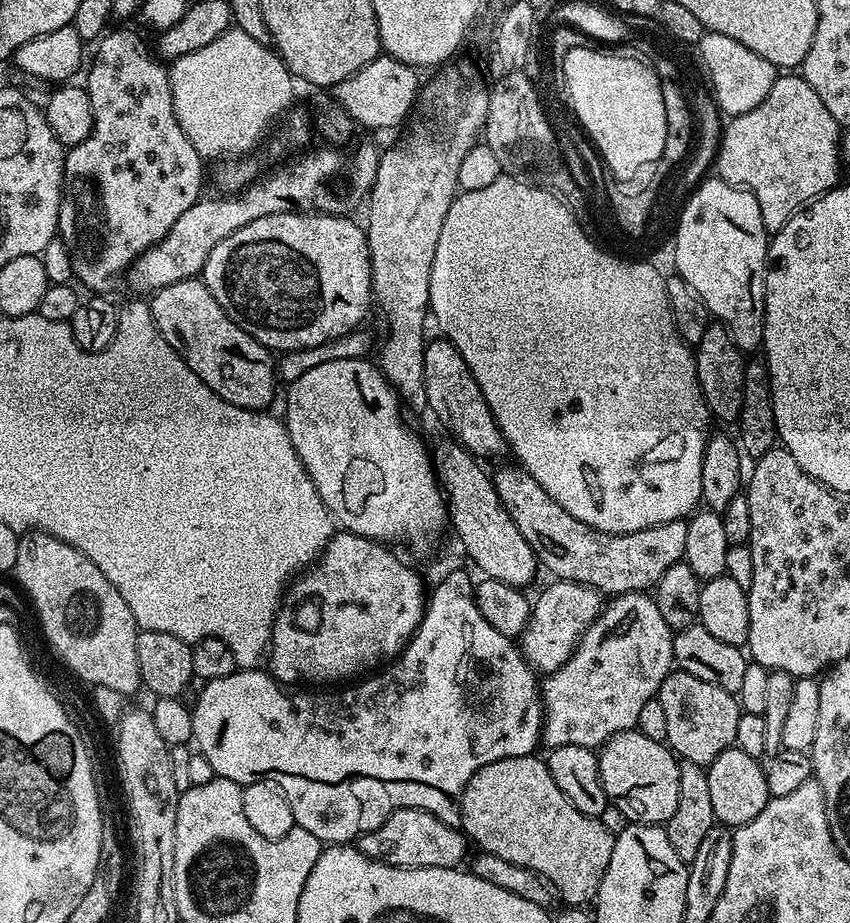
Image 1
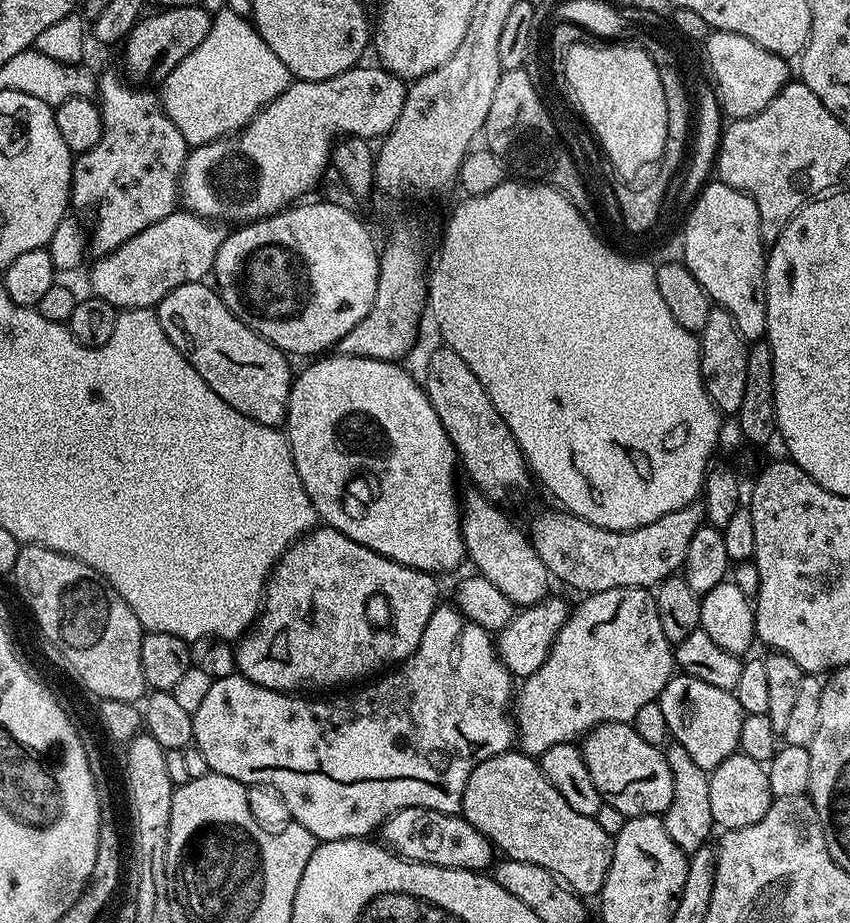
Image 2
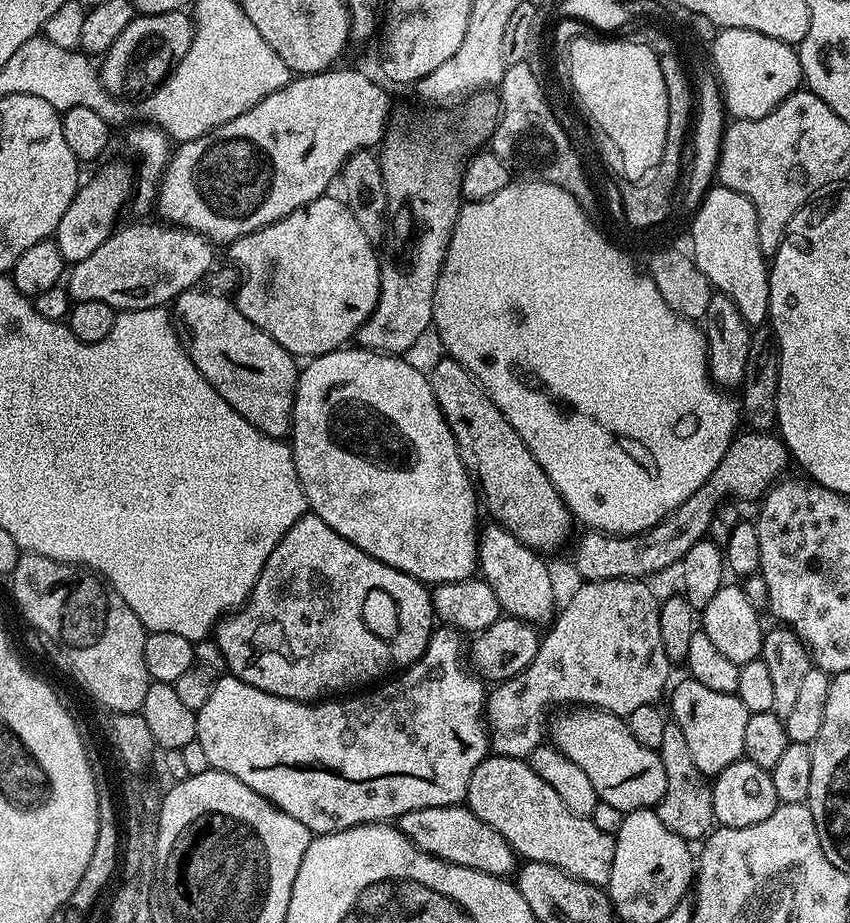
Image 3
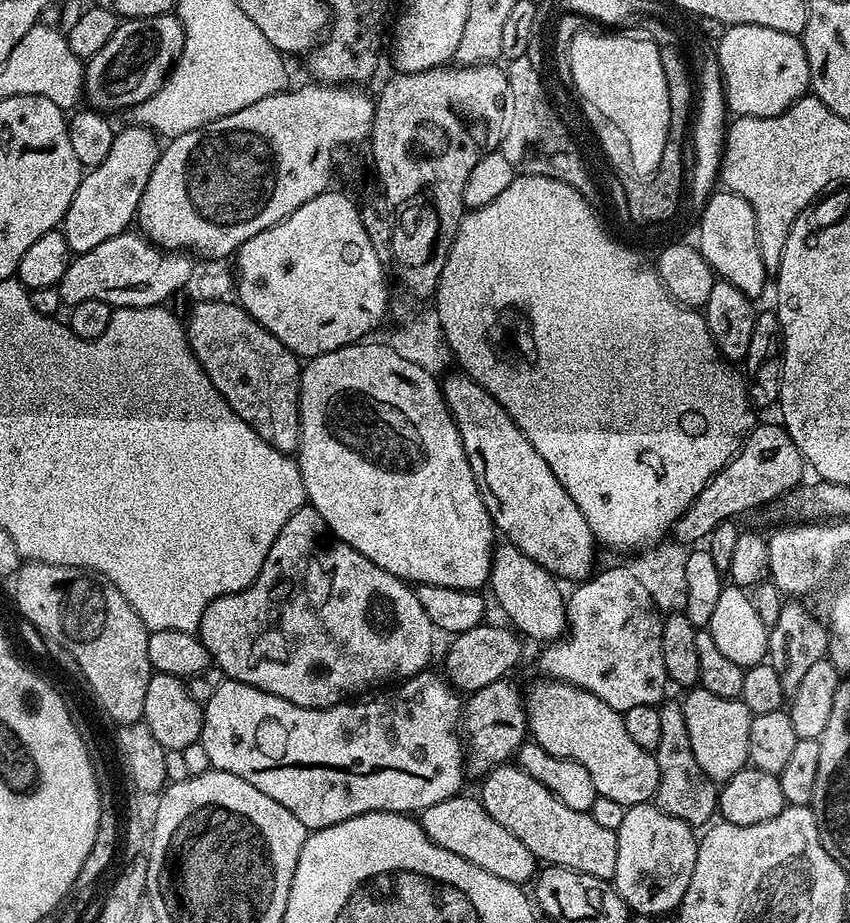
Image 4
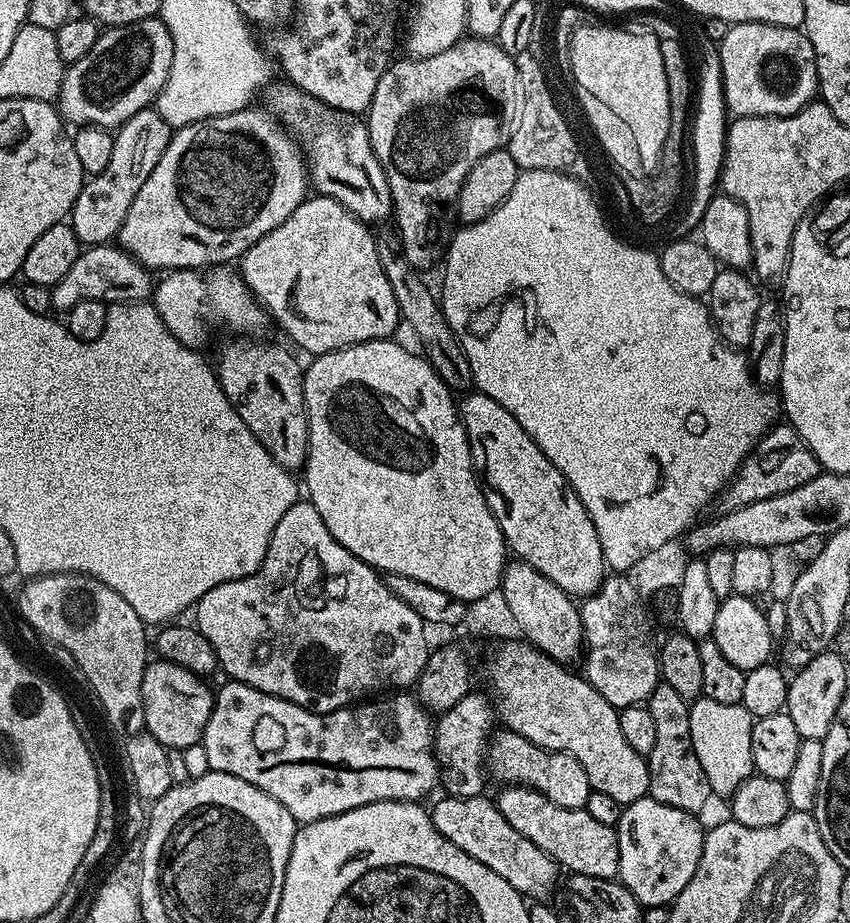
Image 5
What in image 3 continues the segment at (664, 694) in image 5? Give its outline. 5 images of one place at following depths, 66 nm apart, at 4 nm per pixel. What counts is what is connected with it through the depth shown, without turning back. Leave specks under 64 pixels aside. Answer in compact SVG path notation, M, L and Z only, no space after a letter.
M669 722L666 730L662 730L662 746L658 751L666 770L666 794L662 794L654 810L662 818L662 826L674 830L674 834L689 842L703 841L714 828L714 798L709 777L698 770L690 746L676 724Z

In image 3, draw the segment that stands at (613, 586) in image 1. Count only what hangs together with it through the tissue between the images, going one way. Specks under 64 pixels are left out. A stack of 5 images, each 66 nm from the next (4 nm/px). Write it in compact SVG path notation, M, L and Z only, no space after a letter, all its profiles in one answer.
M741 431L726 450L722 462L718 462L714 474L710 474L710 478L706 478L706 482L702 482L702 486L698 486L698 490L694 490L694 494L690 494L690 498L682 502L682 506L666 514L662 522L638 530L633 536L621 536L606 531L581 531L581 536L575 537L576 549L572 552L572 564L581 576L579 579L584 582L639 580L652 578L648 576L670 567L671 564L679 565L686 550L707 537L710 518L714 518L719 504L725 503L726 498L736 502L759 501L785 475L784 467L787 464L790 464L790 453L779 435L772 432Z

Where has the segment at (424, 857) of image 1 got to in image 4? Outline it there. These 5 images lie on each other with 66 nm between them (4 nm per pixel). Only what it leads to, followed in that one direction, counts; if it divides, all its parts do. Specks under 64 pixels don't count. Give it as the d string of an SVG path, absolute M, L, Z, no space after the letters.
M457 794L442 802L434 802L434 806L426 806L426 810L418 816L424 833L442 846L442 850L450 850L450 854L458 854L466 858L466 862L474 862L474 866L482 866L482 870L490 870L490 874L506 878L506 882L527 885L538 871L536 856L530 854L525 844L514 838L506 826L494 822L475 795L464 795Z

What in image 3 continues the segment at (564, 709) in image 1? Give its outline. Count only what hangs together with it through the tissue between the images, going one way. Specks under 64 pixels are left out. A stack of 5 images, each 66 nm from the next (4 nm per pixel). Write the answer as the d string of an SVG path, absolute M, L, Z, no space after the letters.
M643 579L639 580L589 580L587 582L581 583L579 586L580 589L577 590L576 593L573 594L572 597L569 598L568 601L563 601L562 607L557 611L554 619L551 621L550 627L547 629L549 632L546 631L541 635L540 638L540 645L538 646L538 654L534 654L534 662L530 662L530 666L526 666L526 670L522 670L522 674L518 674L514 678L510 678L509 680L501 680L499 683L495 685L496 688L487 693L486 696L486 724L487 727L490 729L490 748L493 753L497 756L505 756L506 758L518 758L519 760L531 757L532 751L535 750L536 747L539 746L539 744L545 743L546 740L546 725L549 723L550 715L548 716L548 711L551 710L552 707L555 706L555 704L564 704L560 706L583 706L586 708L601 708L604 712L612 712L616 716L622 716L627 718L630 714L630 710L634 710L638 706L646 706L647 704L656 704L657 701L659 701L659 696L663 694L664 687L665 692L666 689L669 687L668 684L668 668L670 668L670 662L666 658L666 650L662 650L662 634L658 630L658 614L660 613L660 600L658 599L658 596L655 596L654 593L652 593L652 588L650 585L651 583L645 582Z

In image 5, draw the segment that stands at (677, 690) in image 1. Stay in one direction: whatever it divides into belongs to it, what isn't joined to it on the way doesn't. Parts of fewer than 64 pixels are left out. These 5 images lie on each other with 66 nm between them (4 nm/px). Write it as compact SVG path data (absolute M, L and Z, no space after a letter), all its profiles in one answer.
M701 695L699 700L691 701L690 714L690 742L694 742L694 754L698 754L698 763L706 774L706 782L710 782L713 797L730 798L746 782L746 778L753 775L752 755L750 754L750 734L754 717L745 710L743 704L727 704L714 702Z

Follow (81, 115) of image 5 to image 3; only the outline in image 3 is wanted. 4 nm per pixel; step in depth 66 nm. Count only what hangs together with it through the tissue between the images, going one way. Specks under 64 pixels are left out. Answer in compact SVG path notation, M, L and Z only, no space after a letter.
M187 11L153 16L136 15L122 30L114 46L104 53L98 64L100 80L108 95L117 98L143 97L153 92L168 77L177 59L188 53L192 45L194 20Z

